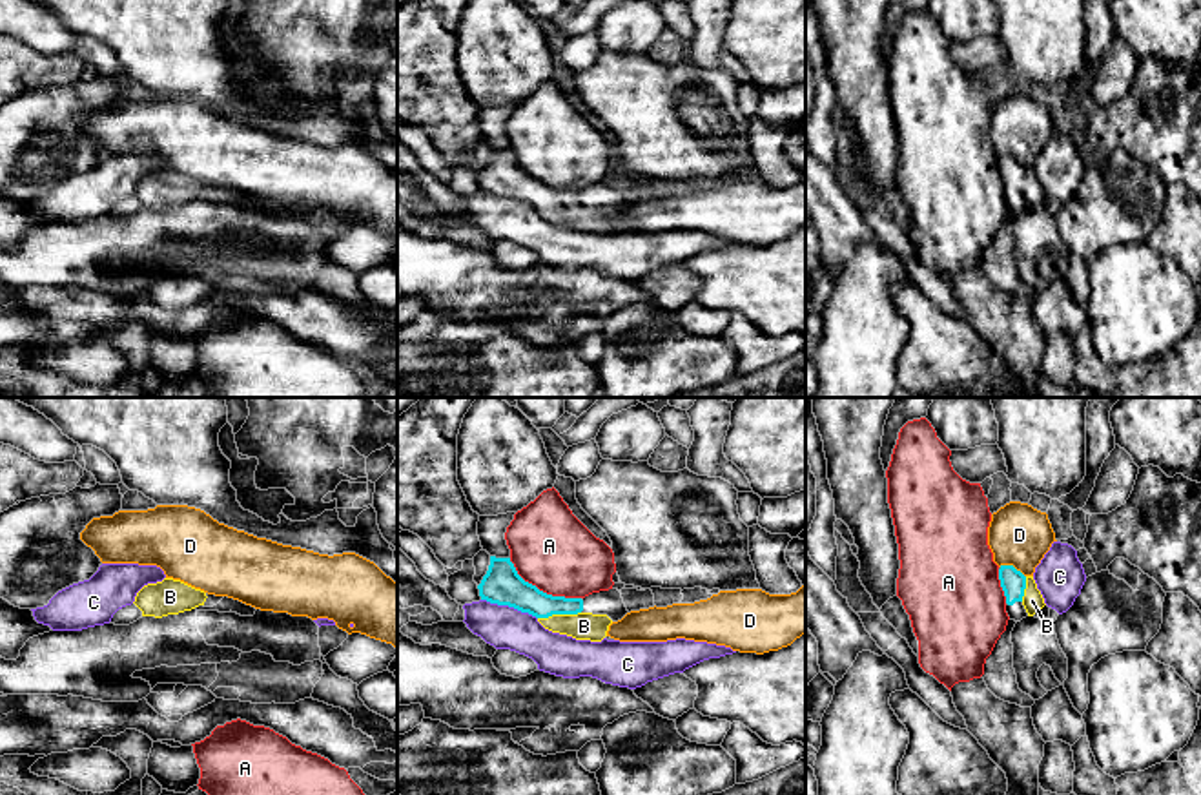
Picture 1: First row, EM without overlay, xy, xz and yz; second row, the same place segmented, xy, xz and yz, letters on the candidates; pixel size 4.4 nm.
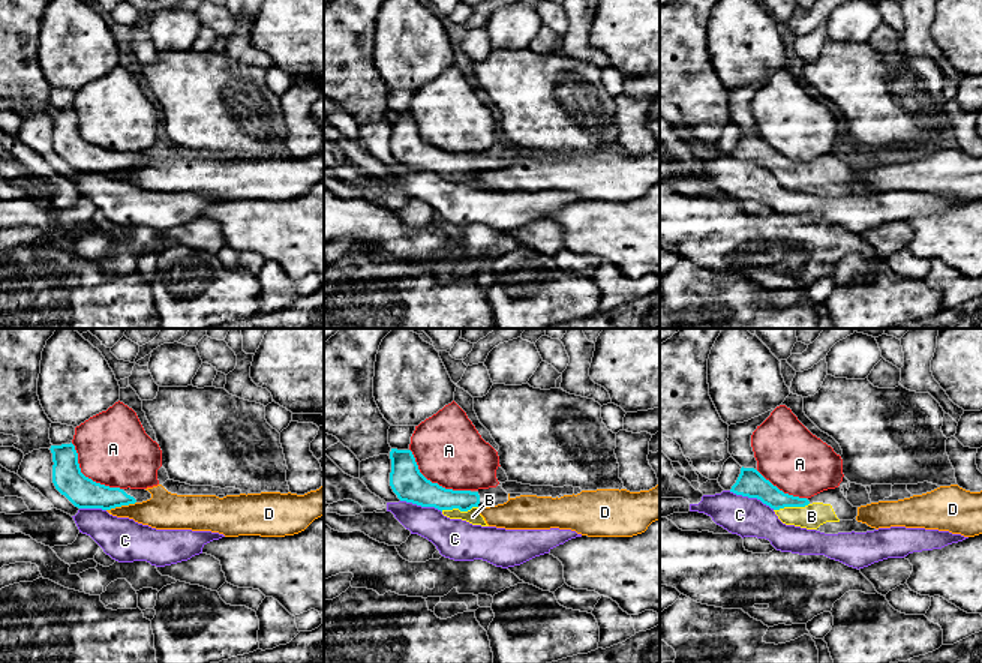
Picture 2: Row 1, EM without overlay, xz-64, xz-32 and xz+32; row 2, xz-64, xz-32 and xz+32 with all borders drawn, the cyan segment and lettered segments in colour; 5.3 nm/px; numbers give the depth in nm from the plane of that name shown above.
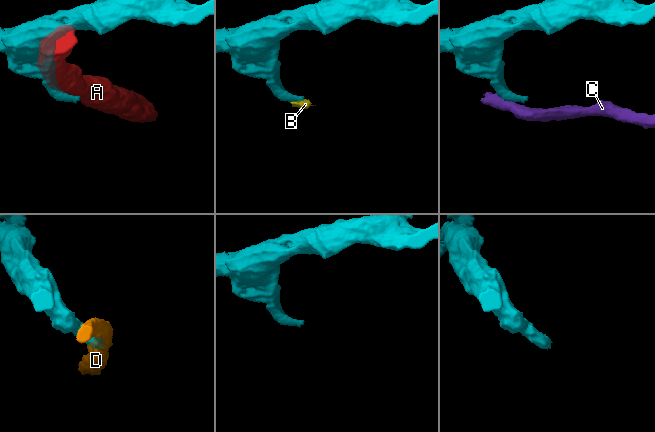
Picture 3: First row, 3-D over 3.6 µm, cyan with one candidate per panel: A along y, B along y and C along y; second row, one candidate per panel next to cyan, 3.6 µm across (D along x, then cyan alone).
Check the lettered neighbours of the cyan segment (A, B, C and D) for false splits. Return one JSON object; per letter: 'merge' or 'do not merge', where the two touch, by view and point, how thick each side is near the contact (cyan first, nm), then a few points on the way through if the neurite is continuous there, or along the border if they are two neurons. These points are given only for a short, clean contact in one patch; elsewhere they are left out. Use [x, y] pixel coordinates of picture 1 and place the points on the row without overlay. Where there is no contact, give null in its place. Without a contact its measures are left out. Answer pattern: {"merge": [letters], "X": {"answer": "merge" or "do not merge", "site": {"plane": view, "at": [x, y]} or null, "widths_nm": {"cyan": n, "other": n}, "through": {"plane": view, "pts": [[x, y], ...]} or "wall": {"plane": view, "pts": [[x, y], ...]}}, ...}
{"merge": ["B"], "A": {"answer": "do not merge", "site": {"plane": "xz", "at": [542, 183]}, "widths_nm": {"cyan": 170, "other": 360}}, "B": {"answer": "merge", "site": {"plane": "xz", "at": [558, 205]}, "widths_nm": {"cyan": 150, "other": 130}, "through": {"plane": "xz", "pts": [[509, 179], [558, 205], [584, 217]]}}, "C": {"answer": "do not merge", "site": {"plane": "xz", "at": [509, 197]}, "widths_nm": {"cyan": 170, "other": 190}, "wall": {"plane": "xz", "pts": [[482, 190], [492, 196], [513, 197], [536, 210]]}}, "D": {"answer": "do not merge", "site": {"plane": "yz", "at": [1012, 157]}, "widths_nm": {"cyan": 110, "other": 280}}}

